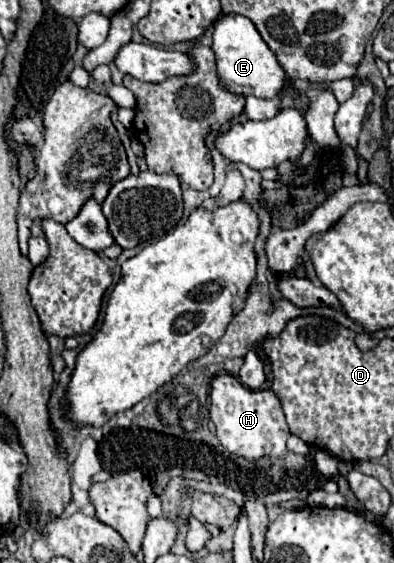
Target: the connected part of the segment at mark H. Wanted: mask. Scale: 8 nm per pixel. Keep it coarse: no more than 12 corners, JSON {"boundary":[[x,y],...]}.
{"boundary":[[232,374],[210,386],[216,438],[234,456],[284,458],[290,436],[272,388]]}

